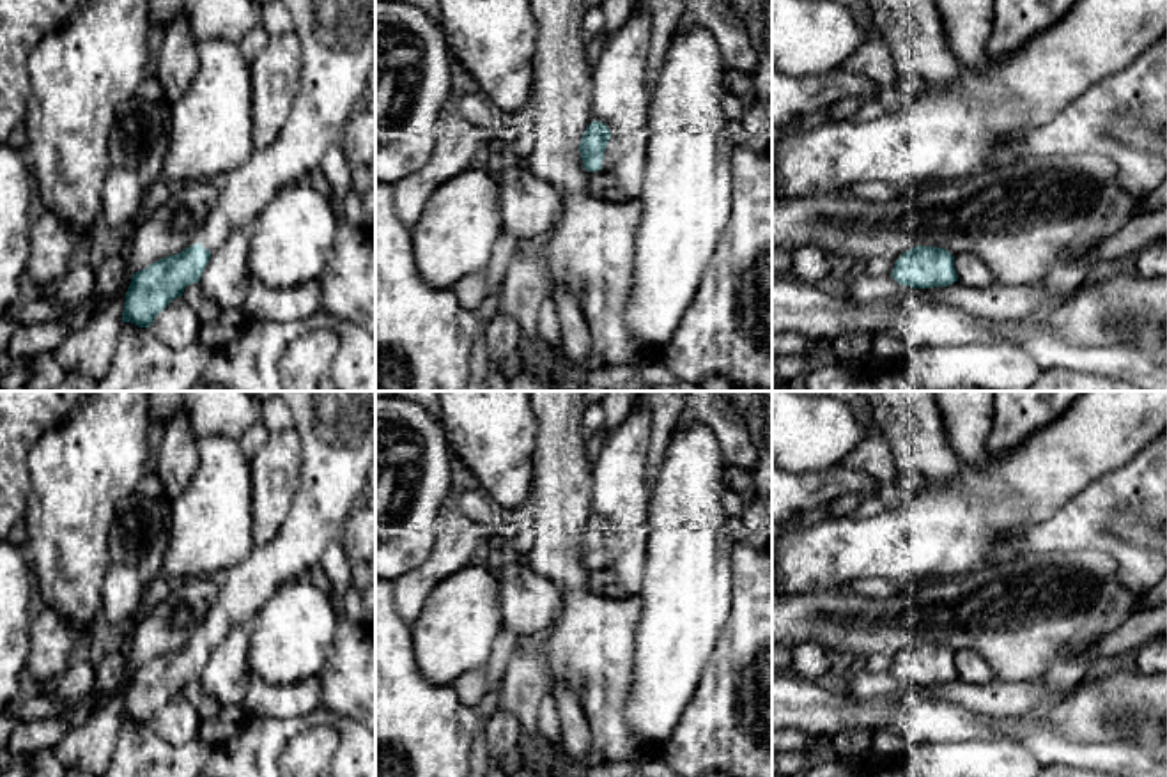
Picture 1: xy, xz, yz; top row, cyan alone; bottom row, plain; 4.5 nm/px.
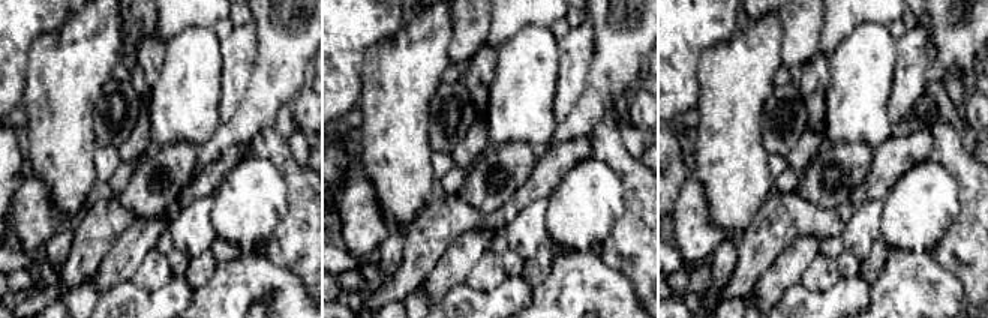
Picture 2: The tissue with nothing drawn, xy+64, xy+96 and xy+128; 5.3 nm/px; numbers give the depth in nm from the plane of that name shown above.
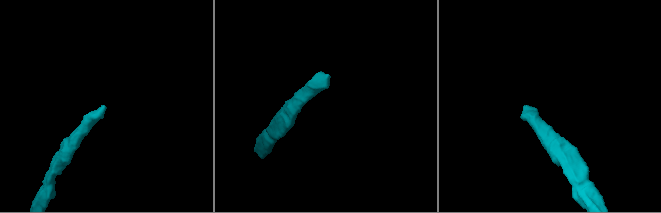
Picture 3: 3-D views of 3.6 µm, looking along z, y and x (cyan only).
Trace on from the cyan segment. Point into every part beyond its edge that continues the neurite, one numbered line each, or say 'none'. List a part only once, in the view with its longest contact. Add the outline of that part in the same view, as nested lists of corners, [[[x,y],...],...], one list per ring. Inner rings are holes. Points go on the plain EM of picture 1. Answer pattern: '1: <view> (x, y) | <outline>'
1: xz (610, 553) | [[[609,535],[604,556],[602,556],[602,566],[609,566],[616,558],[616,536]]]

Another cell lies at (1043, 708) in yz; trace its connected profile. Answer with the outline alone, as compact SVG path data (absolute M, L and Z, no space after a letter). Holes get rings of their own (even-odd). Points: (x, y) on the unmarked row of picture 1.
M1052 692L1039 699L1027 713L1029 719L1047 719L1052 712L1063 704L1073 692Z

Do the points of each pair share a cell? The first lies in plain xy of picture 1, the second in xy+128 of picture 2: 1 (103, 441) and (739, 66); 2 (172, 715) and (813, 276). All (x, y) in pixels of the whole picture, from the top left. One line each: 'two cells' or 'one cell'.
1: one cell
2: one cell

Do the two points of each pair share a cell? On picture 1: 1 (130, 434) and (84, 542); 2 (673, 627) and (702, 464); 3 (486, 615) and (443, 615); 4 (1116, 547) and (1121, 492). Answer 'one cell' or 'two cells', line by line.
1: one cell
2: one cell
3: one cell
4: one cell

